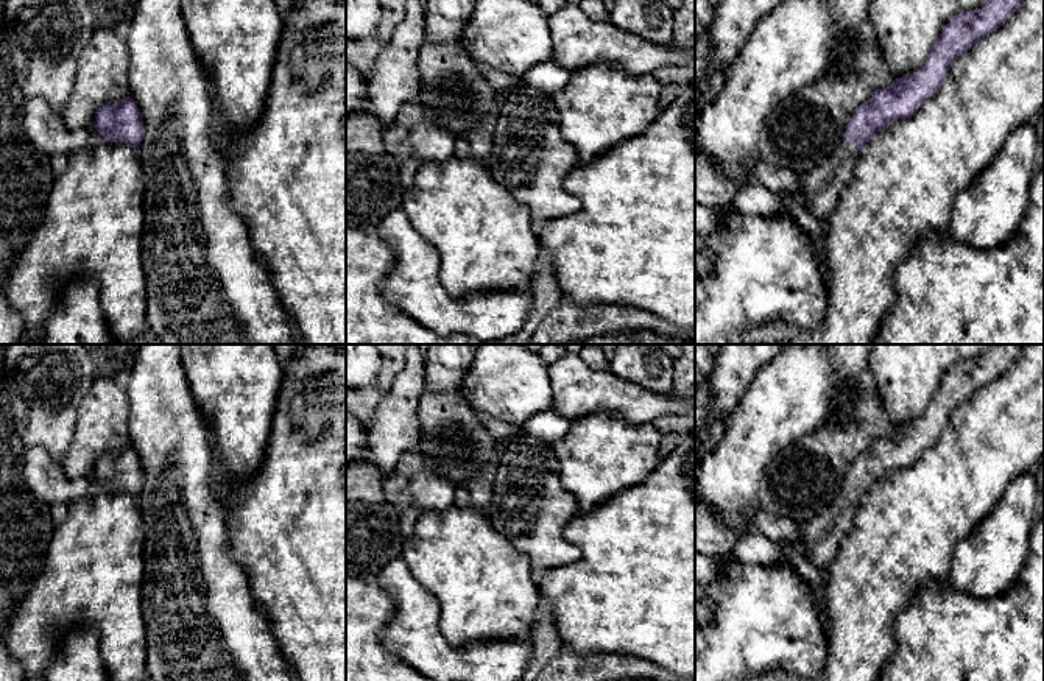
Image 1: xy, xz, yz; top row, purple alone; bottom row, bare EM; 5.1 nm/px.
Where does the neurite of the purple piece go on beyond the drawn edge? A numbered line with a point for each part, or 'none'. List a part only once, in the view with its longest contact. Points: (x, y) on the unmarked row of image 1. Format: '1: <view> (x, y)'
1: yz (821, 535)

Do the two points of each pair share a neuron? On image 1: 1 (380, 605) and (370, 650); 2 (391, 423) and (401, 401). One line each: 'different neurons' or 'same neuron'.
1: same neuron
2: same neuron

